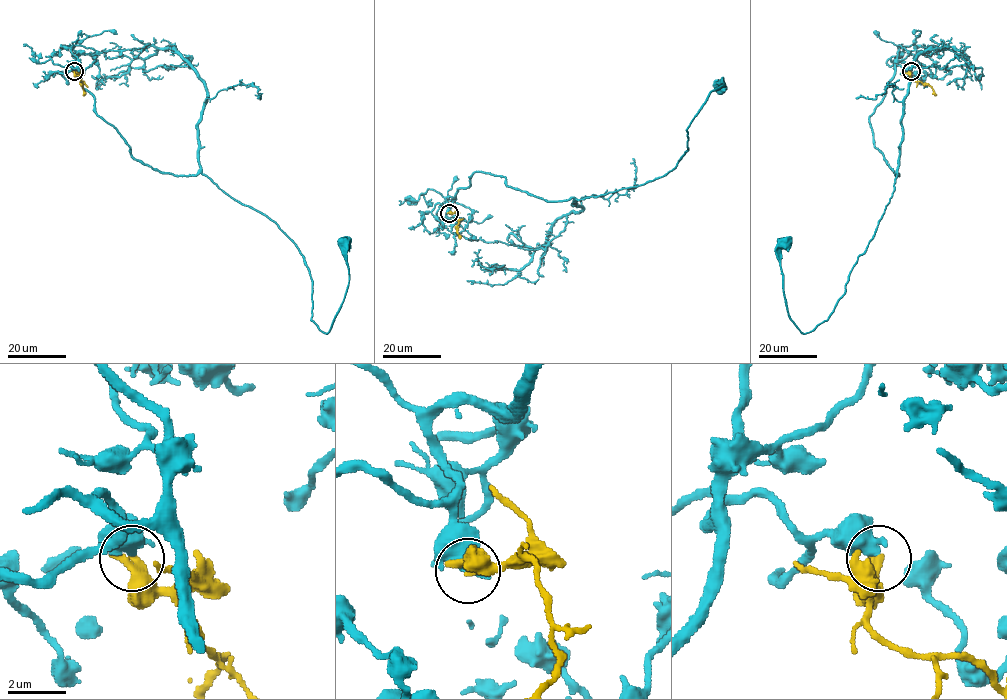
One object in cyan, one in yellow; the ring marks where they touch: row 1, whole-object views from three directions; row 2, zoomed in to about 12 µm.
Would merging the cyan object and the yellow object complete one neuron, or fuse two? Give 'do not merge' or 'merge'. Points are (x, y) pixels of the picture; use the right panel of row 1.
do not merge

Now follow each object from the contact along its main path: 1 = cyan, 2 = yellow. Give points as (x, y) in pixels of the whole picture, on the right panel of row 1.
1: (911, 71), (894, 66), (869, 116), (899, 175), (893, 194), (845, 293), (809, 332), (787, 309), (781, 242)
2: (911, 71), (912, 80), (929, 85), (936, 95)

